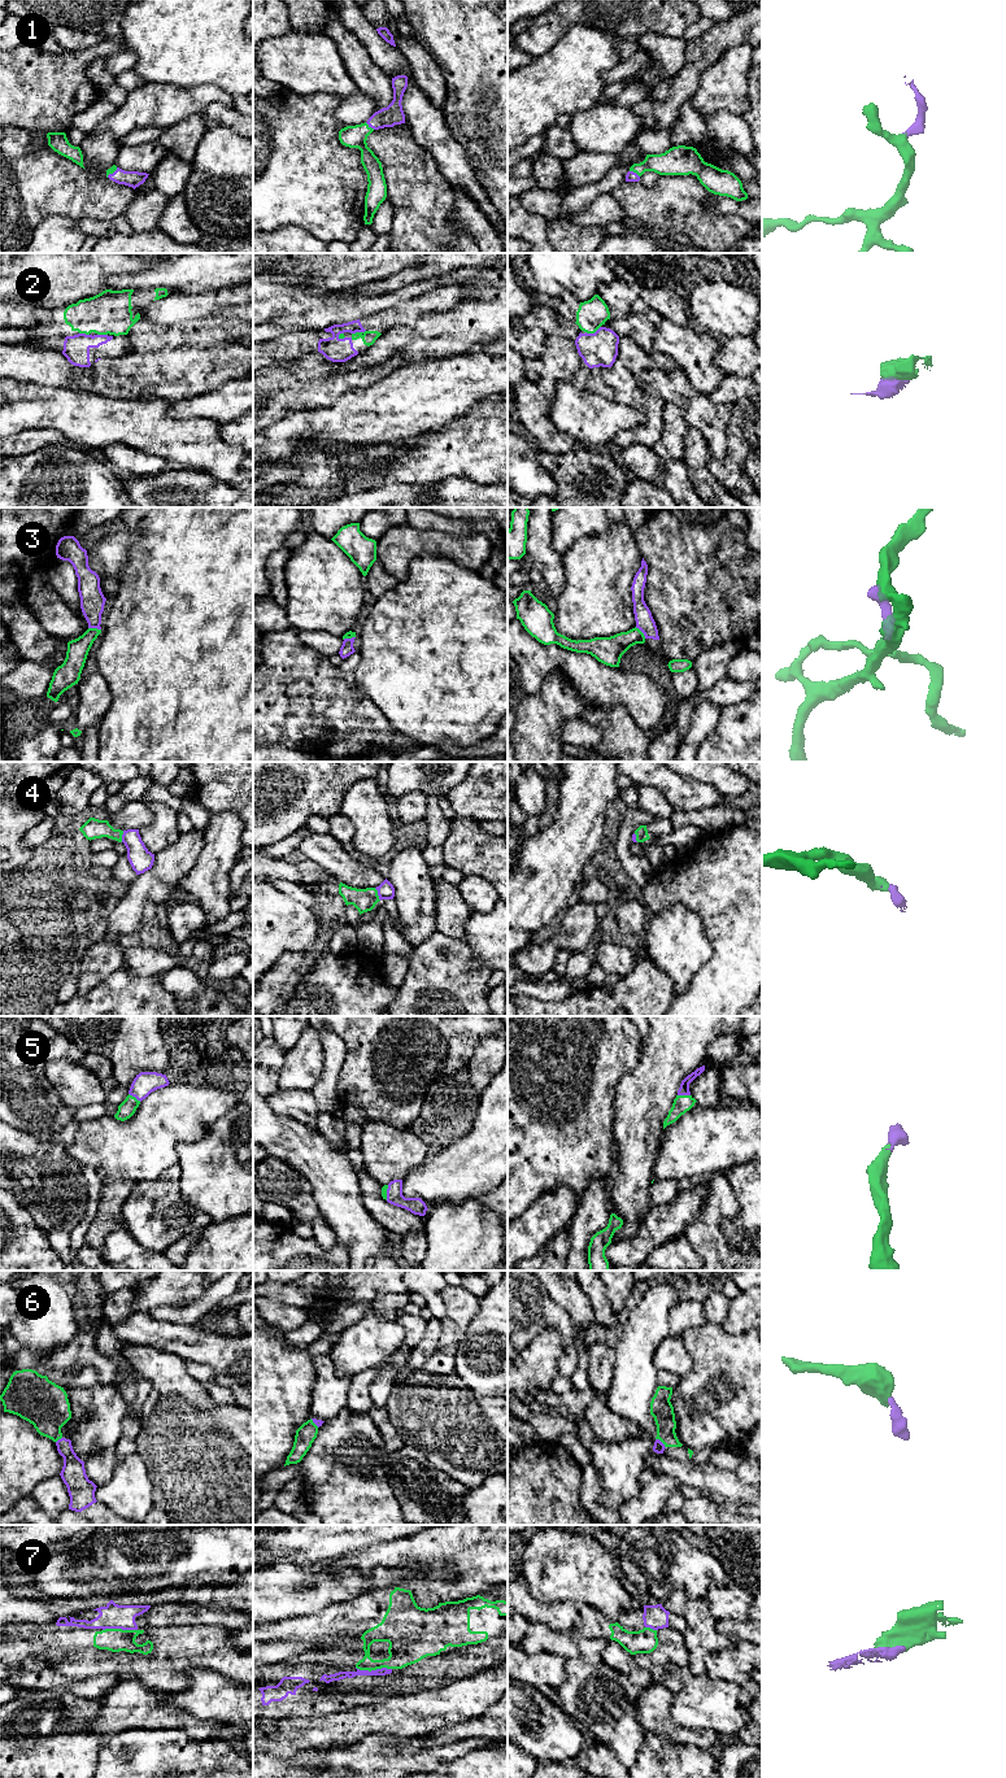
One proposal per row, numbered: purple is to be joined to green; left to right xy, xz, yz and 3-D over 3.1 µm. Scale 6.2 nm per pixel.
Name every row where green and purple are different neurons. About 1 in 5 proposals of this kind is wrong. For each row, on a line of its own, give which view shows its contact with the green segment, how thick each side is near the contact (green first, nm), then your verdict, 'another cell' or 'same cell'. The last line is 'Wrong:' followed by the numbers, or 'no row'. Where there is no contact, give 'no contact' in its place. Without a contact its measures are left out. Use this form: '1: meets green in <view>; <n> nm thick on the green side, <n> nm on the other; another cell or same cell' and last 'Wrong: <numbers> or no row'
1: meets green in xz; 140 nm thick on the green side, 130 nm on the other; same cell
2: meets green in yz; 180 nm thick on the green side, 220 nm on the other; same cell
3: meets green in xy; 130 nm thick on the green side, 150 nm on the other; another cell
4: meets green in xz; 140 nm thick on the green side, 110 nm on the other; same cell
5: meets green in yz; 110 nm thick on the green side, 60 nm on the other; same cell
6: meets green in yz; 140 nm thick on the green side, 70 nm on the other; same cell
7: meets green in xz; 220 nm thick on the green side, 50 nm on the other; another cell
Wrong: 3, 7

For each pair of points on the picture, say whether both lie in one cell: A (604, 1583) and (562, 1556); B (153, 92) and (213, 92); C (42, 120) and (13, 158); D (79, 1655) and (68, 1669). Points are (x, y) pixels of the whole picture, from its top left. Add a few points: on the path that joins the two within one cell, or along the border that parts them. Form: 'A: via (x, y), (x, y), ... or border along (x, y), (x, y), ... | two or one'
A: via (593, 1581), (583, 1570), (573, 1567) | one
B: via (168, 96), (199, 96) | one
C: border along (13, 126), (26, 130), (42, 130), (46, 134) | two
D: via (78, 1659), (72, 1665) | one

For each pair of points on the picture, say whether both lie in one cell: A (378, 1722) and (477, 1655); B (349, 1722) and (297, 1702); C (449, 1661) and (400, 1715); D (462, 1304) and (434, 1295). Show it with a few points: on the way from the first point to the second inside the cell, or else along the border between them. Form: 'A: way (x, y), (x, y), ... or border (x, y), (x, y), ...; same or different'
A: border (435, 1689), (425, 1689), (397, 1696); different
B: border (357, 1705), (345, 1711), (299, 1717); different
C: border (445, 1685), (429, 1690); different
D: border (447, 1285), (441, 1291), (444, 1314), (439, 1319); different

